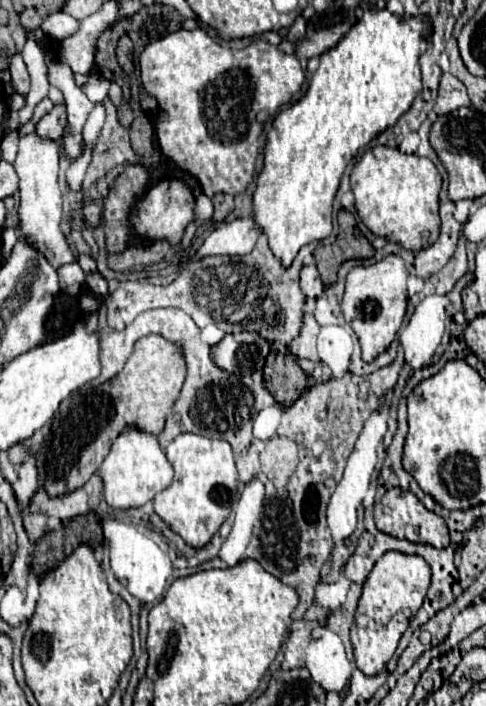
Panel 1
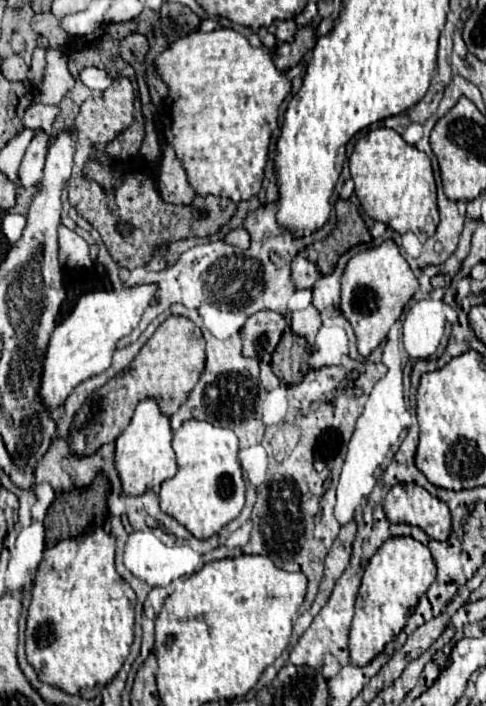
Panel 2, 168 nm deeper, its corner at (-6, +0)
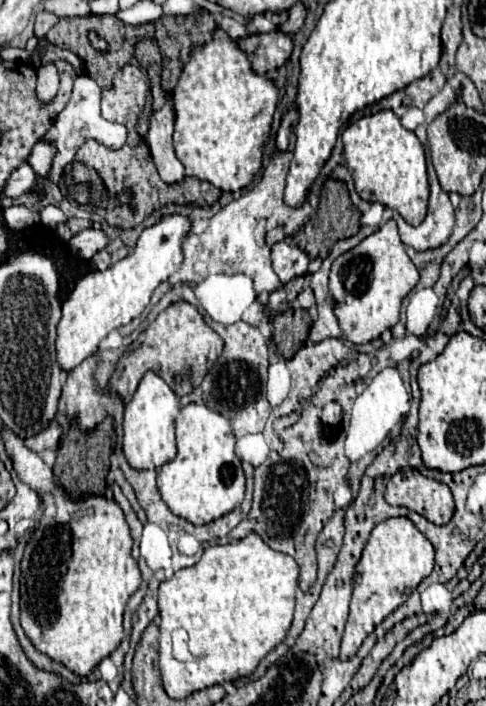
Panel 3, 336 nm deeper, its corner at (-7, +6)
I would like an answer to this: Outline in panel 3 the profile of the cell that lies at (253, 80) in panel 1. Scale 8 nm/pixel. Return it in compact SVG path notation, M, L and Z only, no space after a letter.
M216 30L212 42L192 52L172 96L176 110L174 152L184 166L184 174L206 180L226 192L236 192L248 186L262 166L262 146L270 132L272 114L278 104L278 88L270 80L252 72L246 54L224 30Z

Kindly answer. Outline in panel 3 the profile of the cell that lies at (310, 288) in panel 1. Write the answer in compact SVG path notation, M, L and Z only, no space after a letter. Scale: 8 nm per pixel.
M278 242L272 246L270 256L272 256L272 268L280 276L282 282L288 282L294 276L308 274L310 258L298 246Z

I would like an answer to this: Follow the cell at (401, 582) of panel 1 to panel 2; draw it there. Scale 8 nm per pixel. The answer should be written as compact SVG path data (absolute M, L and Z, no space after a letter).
M411 536L391 538L377 550L365 568L357 594L355 618L349 632L349 652L353 666L367 666L385 650L389 640L395 640L399 630L405 628L411 610L435 582L435 576L437 568L429 548Z

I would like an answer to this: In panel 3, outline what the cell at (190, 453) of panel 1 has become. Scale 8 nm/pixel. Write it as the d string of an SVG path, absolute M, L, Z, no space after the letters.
M186 404L176 416L178 454L160 468L158 490L166 506L192 524L208 524L236 506L244 498L244 472L234 454L234 434L230 420L204 404Z

